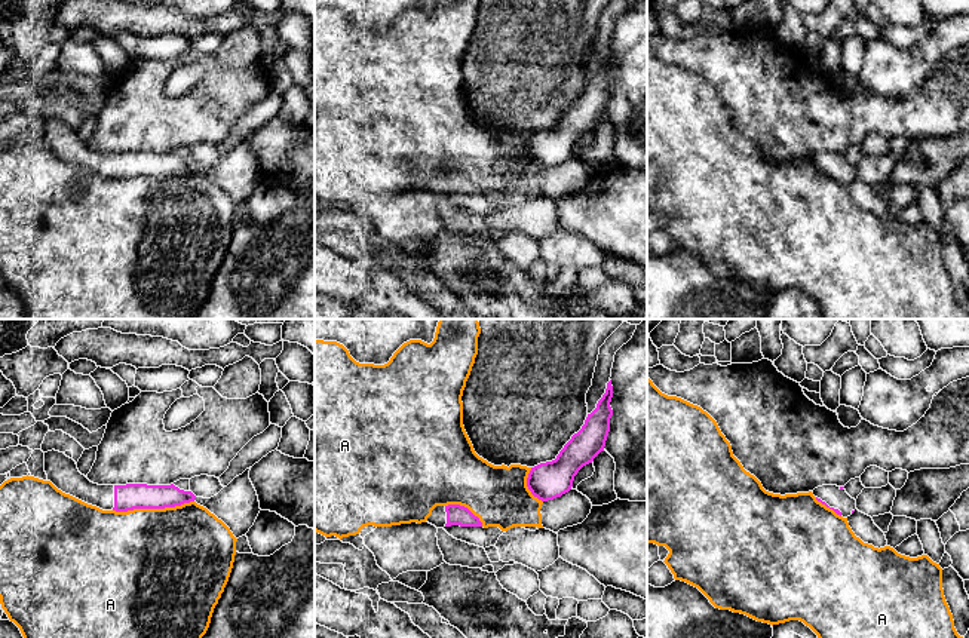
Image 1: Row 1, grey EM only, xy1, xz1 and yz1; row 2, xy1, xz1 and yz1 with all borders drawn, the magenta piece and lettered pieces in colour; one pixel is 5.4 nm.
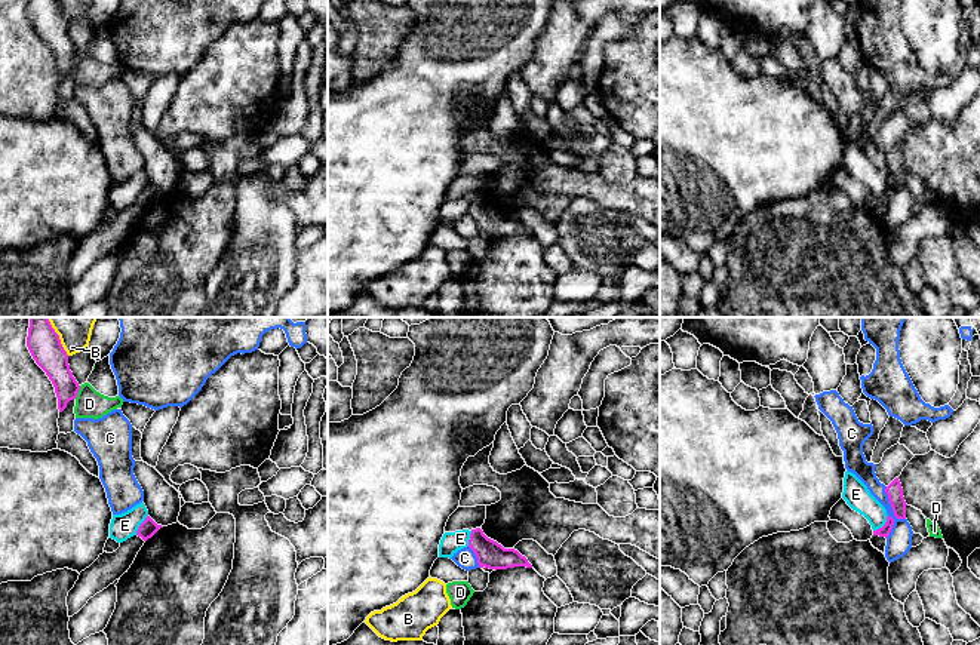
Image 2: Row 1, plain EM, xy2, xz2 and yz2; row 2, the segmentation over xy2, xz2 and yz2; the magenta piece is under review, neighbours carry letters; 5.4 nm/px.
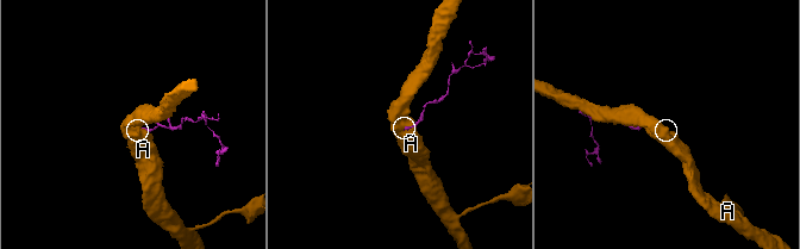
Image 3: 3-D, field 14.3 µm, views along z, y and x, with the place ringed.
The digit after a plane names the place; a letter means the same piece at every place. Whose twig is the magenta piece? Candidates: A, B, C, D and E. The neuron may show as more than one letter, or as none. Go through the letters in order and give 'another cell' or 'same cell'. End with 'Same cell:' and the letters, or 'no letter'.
A: another cell
B: another cell
C: another cell
D: another cell
E: another cell
Same cell: no letter

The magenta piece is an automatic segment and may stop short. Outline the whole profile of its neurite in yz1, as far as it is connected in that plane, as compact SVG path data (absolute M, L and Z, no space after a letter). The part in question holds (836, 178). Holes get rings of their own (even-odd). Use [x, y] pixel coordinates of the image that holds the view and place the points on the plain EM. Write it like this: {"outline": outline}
{"outline": "M822 153L815 156L812 160L818 169L843 185L850 184L856 177L856 168L846 160L844 154Z"}

